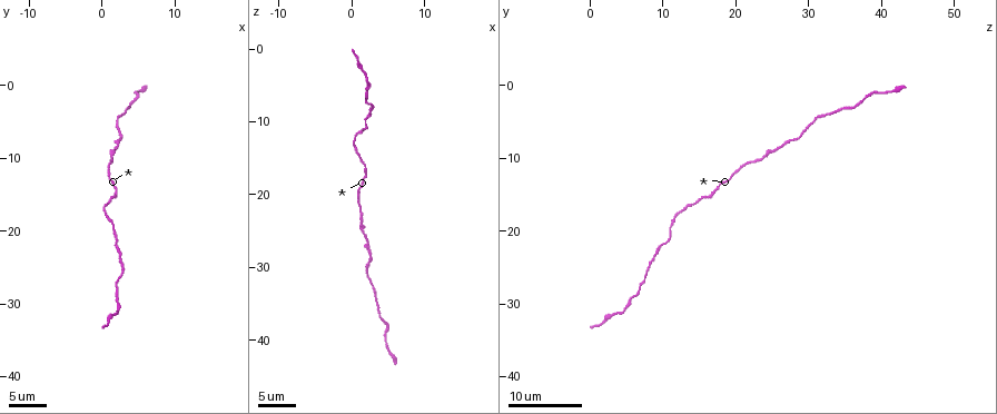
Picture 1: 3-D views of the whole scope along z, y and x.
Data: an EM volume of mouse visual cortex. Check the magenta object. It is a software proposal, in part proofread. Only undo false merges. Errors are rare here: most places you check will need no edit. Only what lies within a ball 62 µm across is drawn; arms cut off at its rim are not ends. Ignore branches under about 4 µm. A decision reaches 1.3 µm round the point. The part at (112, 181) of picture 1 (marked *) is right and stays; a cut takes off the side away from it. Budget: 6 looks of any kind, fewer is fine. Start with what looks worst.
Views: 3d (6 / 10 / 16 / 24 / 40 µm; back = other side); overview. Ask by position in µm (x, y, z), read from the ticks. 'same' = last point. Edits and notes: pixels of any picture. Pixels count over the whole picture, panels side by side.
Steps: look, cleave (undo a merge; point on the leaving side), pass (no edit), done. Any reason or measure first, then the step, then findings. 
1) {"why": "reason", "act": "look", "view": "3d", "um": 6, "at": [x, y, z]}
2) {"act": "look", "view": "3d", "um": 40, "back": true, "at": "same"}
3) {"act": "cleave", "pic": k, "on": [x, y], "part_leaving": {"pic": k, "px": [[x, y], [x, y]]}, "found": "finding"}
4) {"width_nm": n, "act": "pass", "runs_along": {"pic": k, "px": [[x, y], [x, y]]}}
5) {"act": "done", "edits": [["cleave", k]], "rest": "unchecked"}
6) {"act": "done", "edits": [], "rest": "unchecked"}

{"why": "sudden change in width", "act": "look", "view": "3d", "um": 16, "at": [4.0, 2.0, 37.5]}

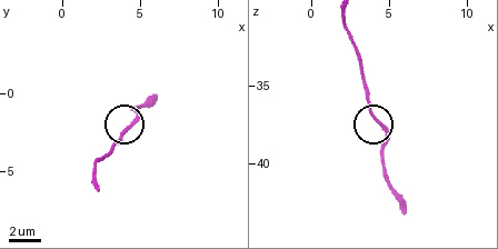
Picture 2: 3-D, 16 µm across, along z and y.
{"act": "look", "view": "3d", "um": 10, "at": [4.2, 2.2, 37.2]}

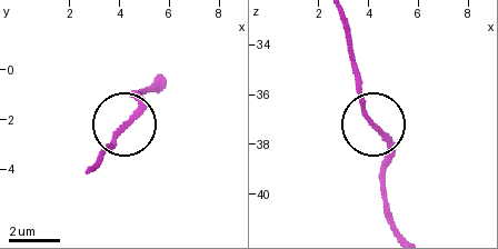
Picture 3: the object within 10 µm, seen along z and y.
{"act": "pass", "runs_along": {"pic": 3, "px": [[341, 20], [361, 103], [382, 141], [387, 165]]}, "found": "continuous, no second neuron"}

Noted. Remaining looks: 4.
{"why": "sudden change in width", "act": "look", "view": "3d", "um": 16, "at": [1.5, 22.0, 10.0]}

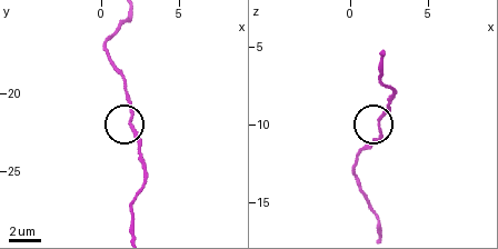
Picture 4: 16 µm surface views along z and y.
{"act": "look", "view": "3d", "um": 10, "at": [2.0, 21.6, 10.2]}

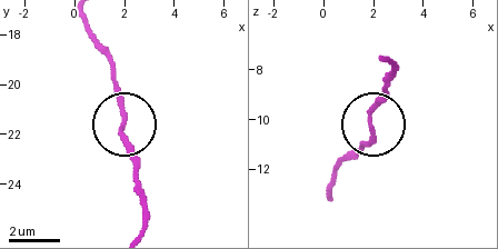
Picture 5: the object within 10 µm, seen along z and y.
{"act": "pass", "runs_along": {"pic": 5, "px": [[332, 195], [335, 170], [371, 136], [384, 82]]}, "found": "all the same neuron"}

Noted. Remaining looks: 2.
{"why": "sudden change in width", "act": "look", "view": "3d", "um": 16, "at": [2.0, 28.0, 6.5]}

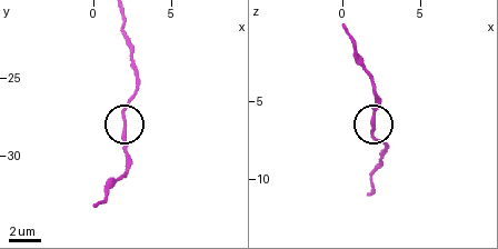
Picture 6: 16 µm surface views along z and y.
{"act": "look", "view": "3d", "um": 10, "at": [2.0, 28.0, 6.8]}

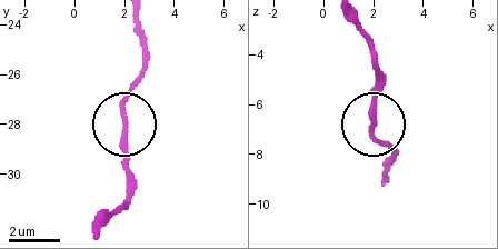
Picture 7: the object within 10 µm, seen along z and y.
{"act": "pass", "runs_along": {"pic": 7, "px": [[135, 20], [141, 77], [122, 116], [128, 177]]}, "found": "all the same neuron"}

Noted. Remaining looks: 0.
{"act": "done", "edits": [], "rest": "unchecked"}

